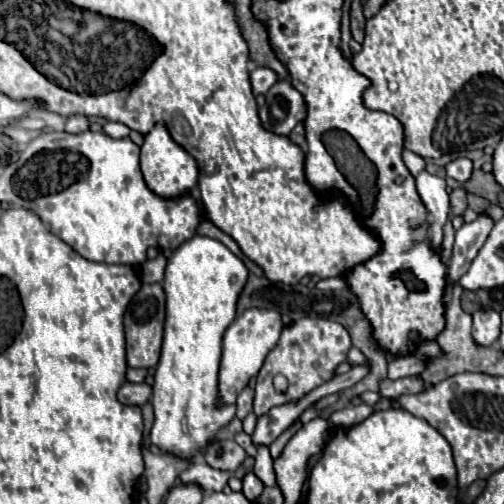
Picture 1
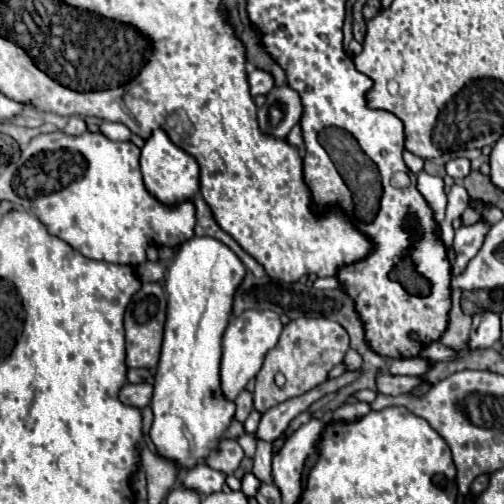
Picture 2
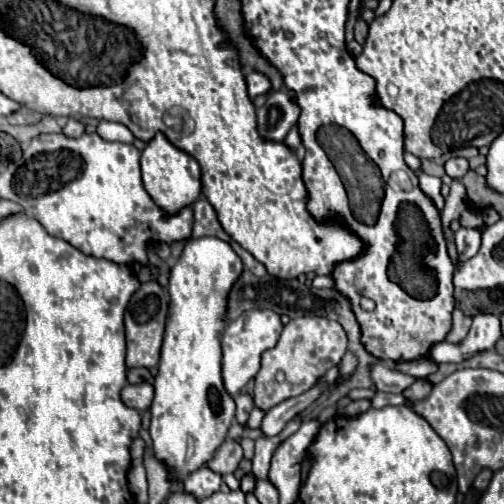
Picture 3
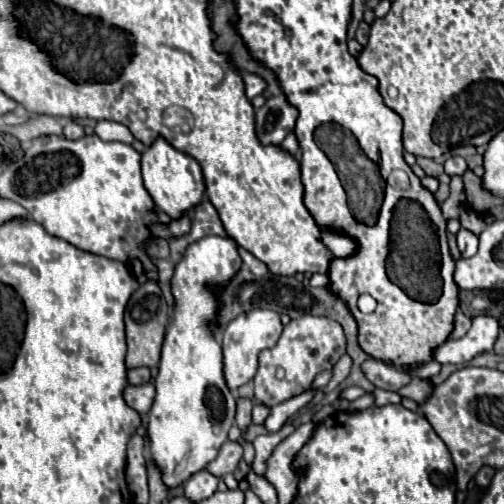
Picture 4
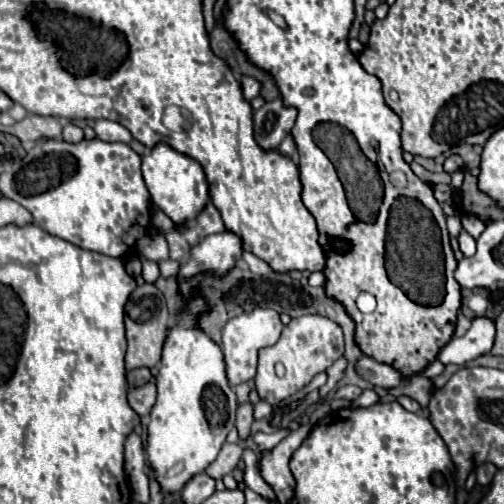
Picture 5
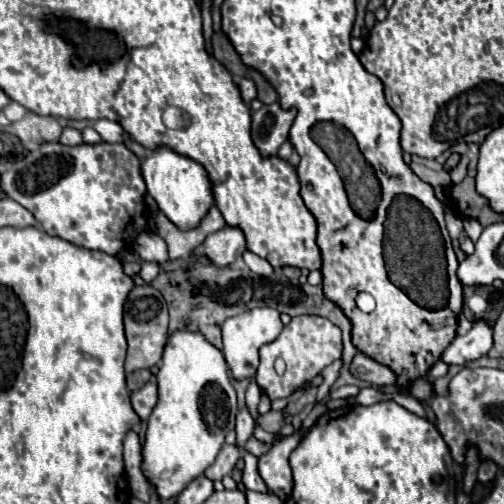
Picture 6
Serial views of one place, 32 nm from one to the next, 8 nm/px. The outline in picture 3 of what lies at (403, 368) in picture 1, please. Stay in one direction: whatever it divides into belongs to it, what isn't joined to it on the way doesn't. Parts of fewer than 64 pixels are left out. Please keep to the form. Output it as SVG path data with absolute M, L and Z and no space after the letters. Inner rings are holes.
M422 359L397 363L395 368L400 372L406 372L406 374L414 376L414 378L426 378L426 376L430 376L437 371L438 364L431 360Z

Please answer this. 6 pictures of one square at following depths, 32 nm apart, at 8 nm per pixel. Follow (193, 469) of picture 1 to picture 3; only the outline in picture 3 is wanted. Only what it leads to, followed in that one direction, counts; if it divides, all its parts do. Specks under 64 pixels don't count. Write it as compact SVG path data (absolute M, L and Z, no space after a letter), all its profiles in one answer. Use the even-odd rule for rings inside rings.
M204 466L184 478L184 492L194 496L196 500L202 500L202 498L208 498L210 494L214 494L220 488L220 482L222 482L222 478Z

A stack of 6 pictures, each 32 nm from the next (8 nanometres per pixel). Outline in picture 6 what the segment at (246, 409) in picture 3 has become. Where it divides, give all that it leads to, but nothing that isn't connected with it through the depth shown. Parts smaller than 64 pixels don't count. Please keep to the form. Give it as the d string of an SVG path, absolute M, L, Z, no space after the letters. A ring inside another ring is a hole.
M242 408L236 416L236 446L244 448L246 440L254 434L254 418L246 408Z

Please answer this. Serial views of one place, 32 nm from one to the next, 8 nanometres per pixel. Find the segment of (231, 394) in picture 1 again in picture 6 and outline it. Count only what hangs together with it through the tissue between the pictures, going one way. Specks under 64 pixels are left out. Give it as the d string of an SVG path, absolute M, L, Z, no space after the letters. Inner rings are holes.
M254 308L254 310L242 312L238 316L232 316L222 324L222 338L224 338L222 352L224 352L232 378L252 378L256 374L260 346L274 342L278 338L278 334L282 332L282 326L284 324L280 320L280 312L276 312L274 308Z

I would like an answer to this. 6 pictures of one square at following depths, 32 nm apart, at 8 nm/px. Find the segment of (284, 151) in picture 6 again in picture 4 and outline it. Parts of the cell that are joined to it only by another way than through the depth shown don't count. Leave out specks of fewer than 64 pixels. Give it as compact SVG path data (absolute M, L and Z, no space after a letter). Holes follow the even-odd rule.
M291 132L289 136L287 134L286 138L281 143L281 147L284 150L289 151L289 153L293 155L297 161L301 160L301 148L294 132Z

